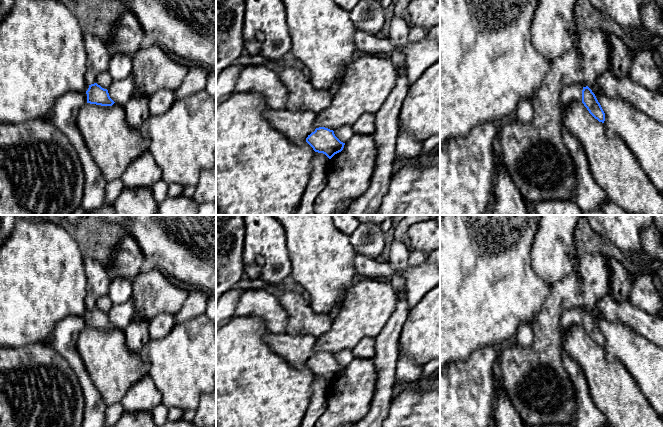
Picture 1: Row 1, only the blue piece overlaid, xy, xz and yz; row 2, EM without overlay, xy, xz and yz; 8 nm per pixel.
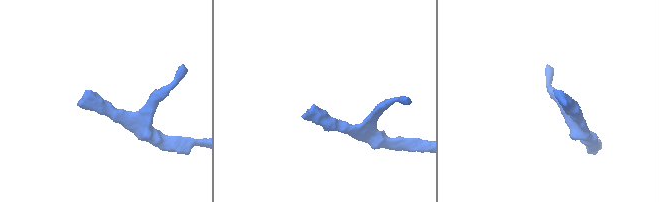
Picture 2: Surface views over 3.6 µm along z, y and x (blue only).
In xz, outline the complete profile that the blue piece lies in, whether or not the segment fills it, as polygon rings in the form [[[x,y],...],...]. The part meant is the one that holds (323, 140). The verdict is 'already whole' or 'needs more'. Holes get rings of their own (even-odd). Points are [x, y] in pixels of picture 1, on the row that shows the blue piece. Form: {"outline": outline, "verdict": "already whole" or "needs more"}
{"outline": [[[270,107],[265,111],[269,123],[294,143],[302,144],[306,141],[315,152],[331,159],[343,150],[345,143],[335,136],[333,130],[316,128],[316,116],[311,111],[276,110]]], "verdict": "needs more"}

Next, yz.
{"outline": [[[582,85],[566,86],[561,92],[561,115],[573,101],[581,101],[589,113],[599,122],[604,123],[605,113],[592,90]]], "verdict": "needs more"}

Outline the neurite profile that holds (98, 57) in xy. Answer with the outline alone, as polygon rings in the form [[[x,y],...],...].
[[[84,31],[84,45],[87,55],[85,81],[88,85],[96,83],[99,73],[107,71],[112,54],[105,41],[97,35]]]

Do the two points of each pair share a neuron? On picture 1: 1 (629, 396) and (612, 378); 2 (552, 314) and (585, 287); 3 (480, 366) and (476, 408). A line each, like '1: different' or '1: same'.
1: same
2: same
3: same

